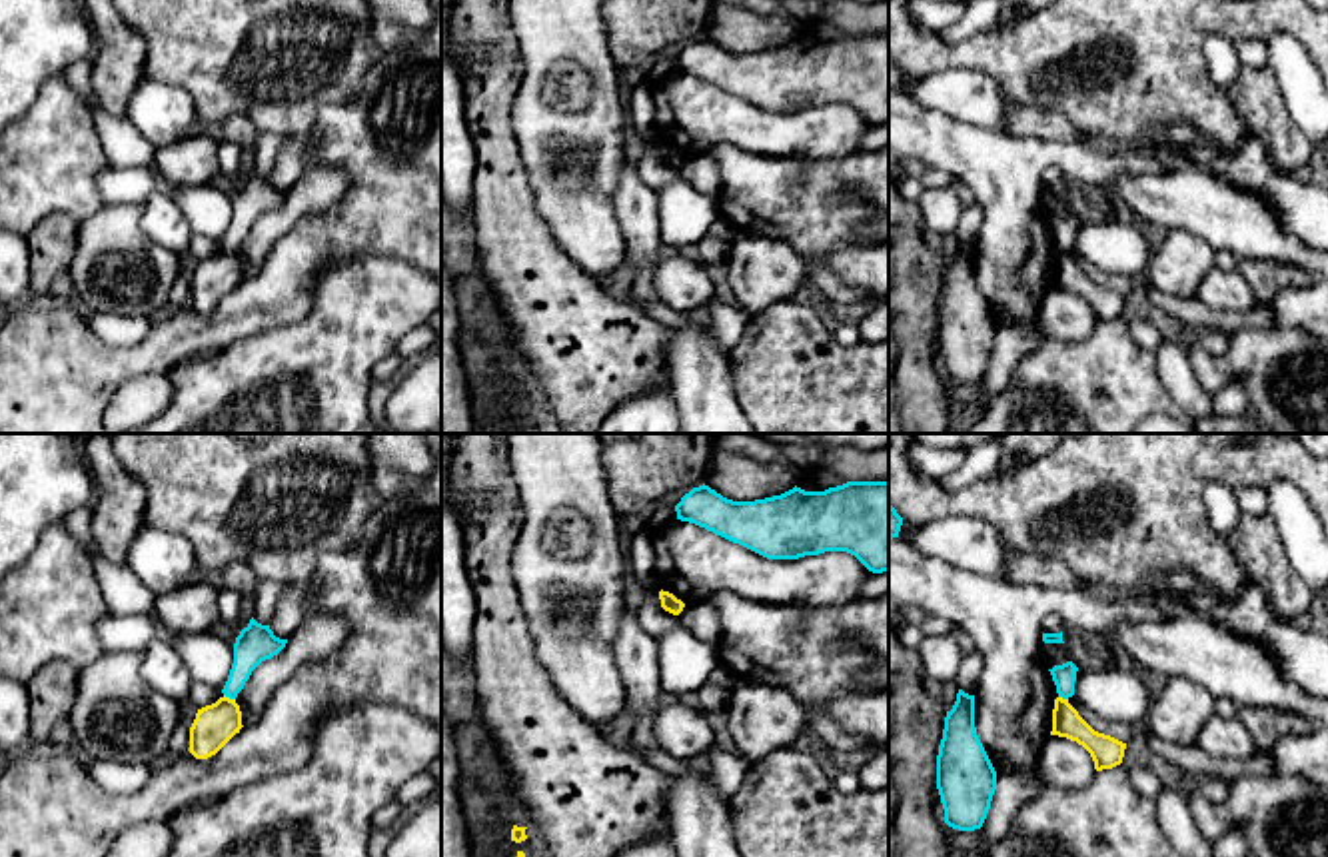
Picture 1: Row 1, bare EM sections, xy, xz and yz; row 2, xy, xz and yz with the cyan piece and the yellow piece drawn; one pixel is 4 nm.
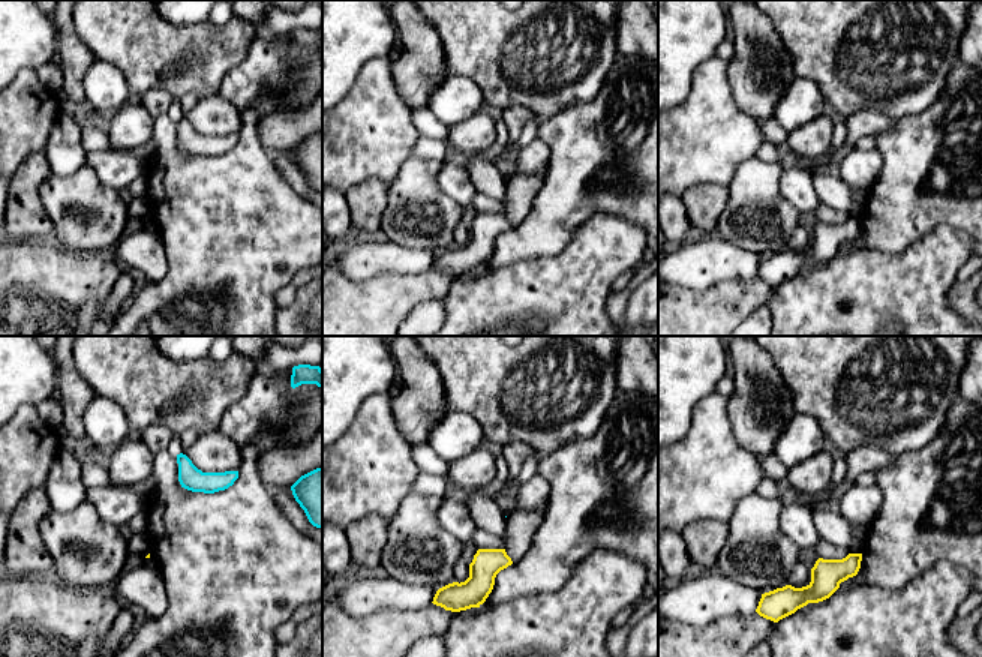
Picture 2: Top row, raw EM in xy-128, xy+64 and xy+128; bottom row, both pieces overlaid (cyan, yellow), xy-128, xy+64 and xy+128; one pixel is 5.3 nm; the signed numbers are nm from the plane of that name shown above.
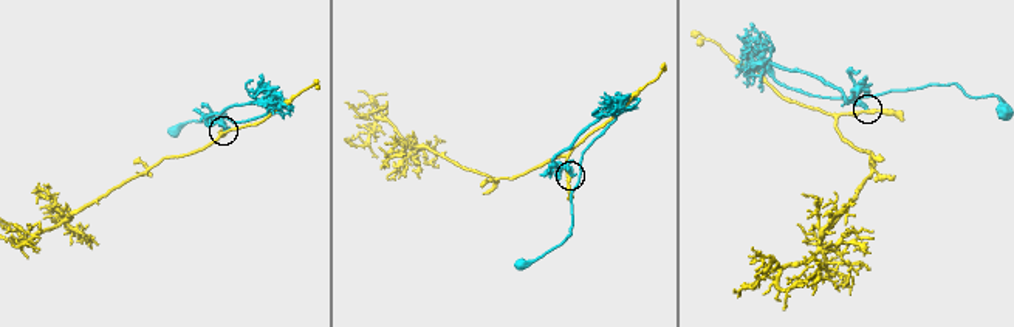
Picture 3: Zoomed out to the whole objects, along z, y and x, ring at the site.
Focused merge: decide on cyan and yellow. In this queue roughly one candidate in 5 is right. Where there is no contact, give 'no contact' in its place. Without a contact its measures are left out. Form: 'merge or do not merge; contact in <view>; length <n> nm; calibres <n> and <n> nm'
do not merge; contact in xy; length 50 nm; calibres 150 and 170 nm

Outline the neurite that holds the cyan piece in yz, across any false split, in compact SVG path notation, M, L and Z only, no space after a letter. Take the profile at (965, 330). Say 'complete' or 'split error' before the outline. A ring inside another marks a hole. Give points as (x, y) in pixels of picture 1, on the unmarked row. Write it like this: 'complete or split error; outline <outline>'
complete; outline M963 242L945 270L937 308L937 342L949 380L959 384L983 380L996 342L996 324L977 288L975 248Z

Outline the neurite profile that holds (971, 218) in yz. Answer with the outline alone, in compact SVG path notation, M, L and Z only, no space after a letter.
M977 200L963 204L963 214L955 232L959 242L963 242L969 248L975 248L983 216L983 206Z

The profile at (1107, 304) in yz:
M1062 250L1054 252L1050 288L1066 290L1082 298L1090 306L1096 324L1120 318L1126 302L1126 296L1094 284L1068 252Z

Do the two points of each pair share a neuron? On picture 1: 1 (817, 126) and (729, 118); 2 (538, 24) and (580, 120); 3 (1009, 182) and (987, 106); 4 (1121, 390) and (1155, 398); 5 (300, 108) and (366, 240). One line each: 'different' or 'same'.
1: same
2: same
3: different
4: same
5: different

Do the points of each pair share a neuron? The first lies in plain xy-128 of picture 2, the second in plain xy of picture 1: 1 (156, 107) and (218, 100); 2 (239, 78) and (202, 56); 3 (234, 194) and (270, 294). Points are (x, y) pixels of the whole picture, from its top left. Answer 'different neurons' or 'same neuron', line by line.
1: different neurons
2: different neurons
3: different neurons

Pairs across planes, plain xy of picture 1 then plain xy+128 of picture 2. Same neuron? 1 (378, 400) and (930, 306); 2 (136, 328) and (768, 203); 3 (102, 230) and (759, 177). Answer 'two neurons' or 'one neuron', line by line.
1: two neurons
2: two neurons
3: one neuron

